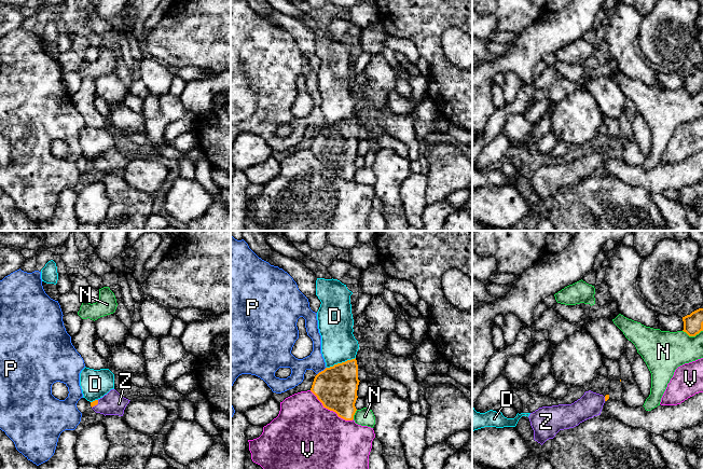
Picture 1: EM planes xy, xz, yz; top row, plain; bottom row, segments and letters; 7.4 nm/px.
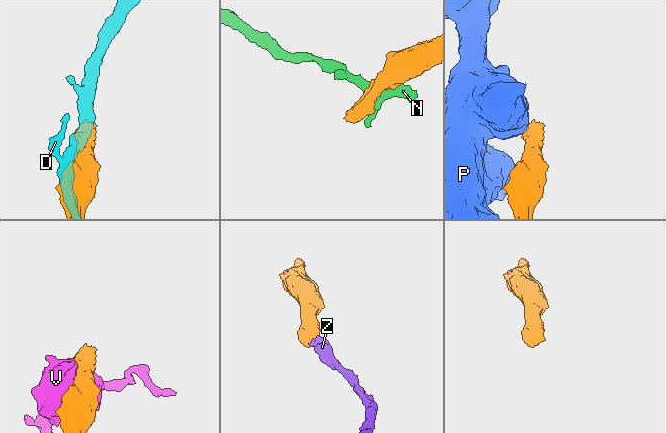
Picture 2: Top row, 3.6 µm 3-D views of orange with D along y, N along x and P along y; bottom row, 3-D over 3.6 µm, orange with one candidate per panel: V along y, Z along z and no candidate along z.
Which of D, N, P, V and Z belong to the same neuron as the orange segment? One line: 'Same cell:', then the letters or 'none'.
Same cell: Z

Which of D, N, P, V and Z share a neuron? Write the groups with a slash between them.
D / N / P / V / Z

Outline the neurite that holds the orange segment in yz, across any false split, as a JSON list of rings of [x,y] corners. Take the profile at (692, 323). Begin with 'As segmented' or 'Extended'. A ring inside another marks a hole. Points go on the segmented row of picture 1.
As segmented. [[[703,308],[692,312],[690,315],[683,317],[684,332],[689,336],[695,336],[703,331]]]

